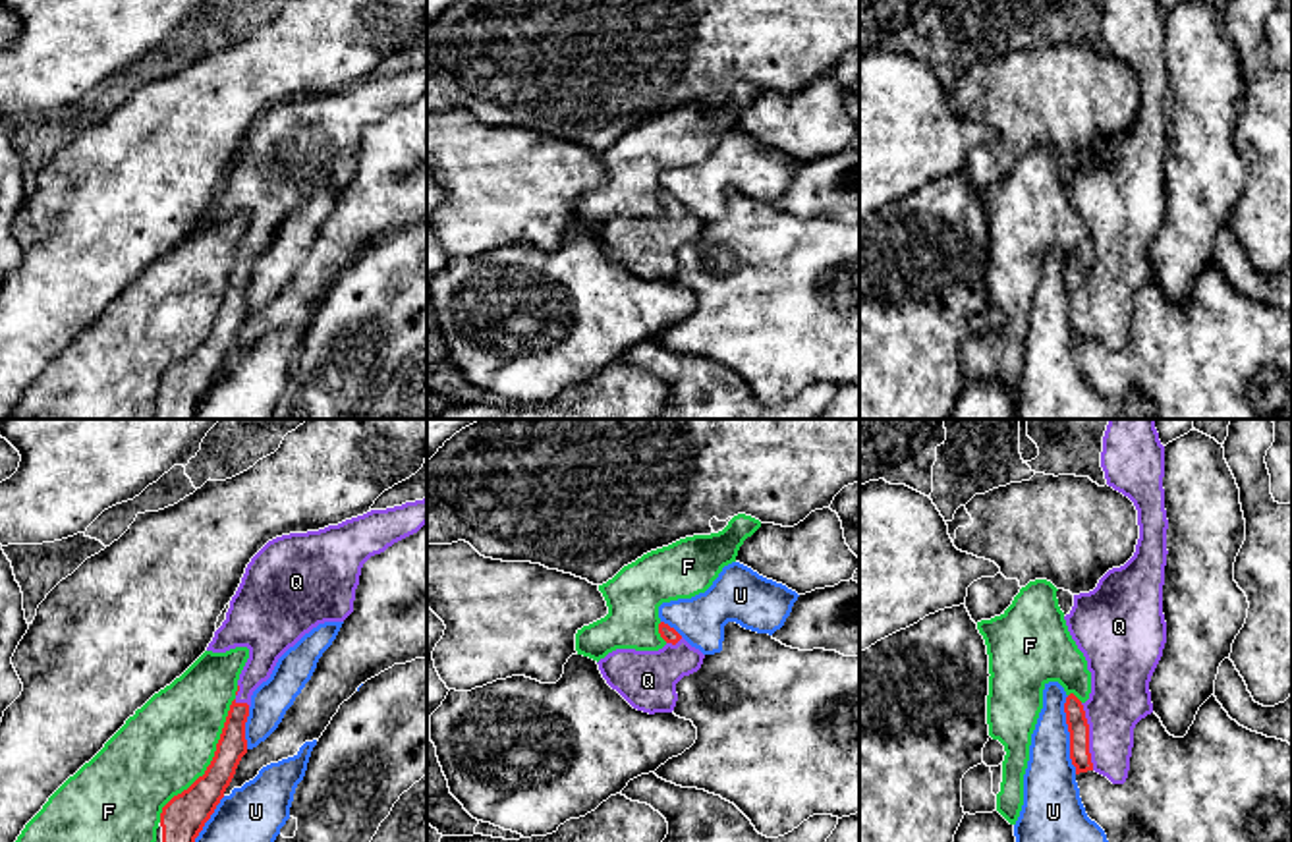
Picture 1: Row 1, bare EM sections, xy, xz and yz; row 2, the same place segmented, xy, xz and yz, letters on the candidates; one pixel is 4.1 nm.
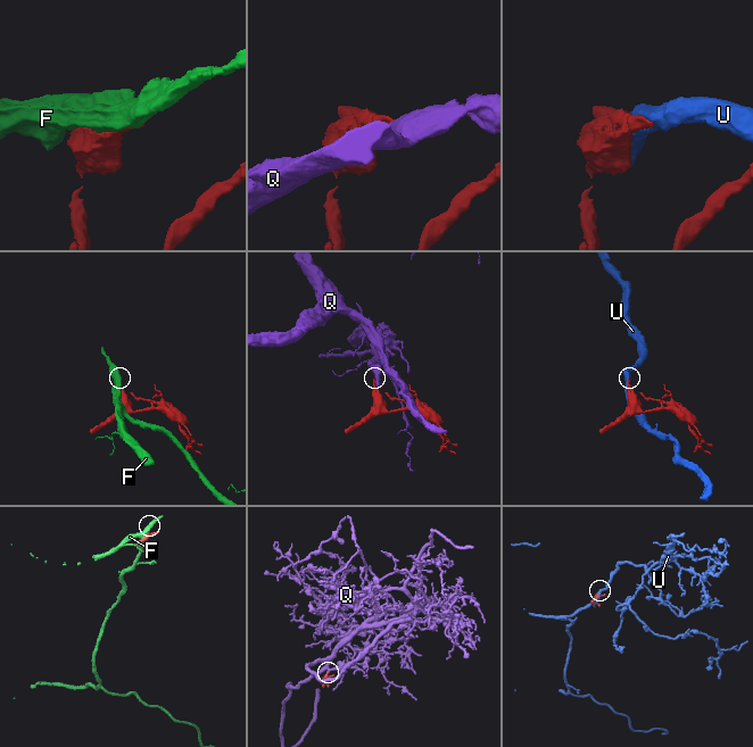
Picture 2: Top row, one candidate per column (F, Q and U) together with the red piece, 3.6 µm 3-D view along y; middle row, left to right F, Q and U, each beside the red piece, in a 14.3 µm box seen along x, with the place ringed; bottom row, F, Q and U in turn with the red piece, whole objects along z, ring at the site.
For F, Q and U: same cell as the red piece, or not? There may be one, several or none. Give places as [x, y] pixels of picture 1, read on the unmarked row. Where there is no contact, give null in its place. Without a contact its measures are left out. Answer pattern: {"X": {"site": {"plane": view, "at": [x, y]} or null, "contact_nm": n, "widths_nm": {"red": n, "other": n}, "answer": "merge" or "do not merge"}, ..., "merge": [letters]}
{"F": {"site": {"plane": "xy", "at": [211, 331]}, "contact_nm": 600, "widths_nm": {"red": 180, "other": 380}, "answer": "do not merge"}, "Q": {"site": {"plane": "yz", "at": [1088, 304]}, "contact_nm": 280, "widths_nm": {"red": 90, "other": 240}, "answer": "merge"}, "U": {"site": {"plane": "yz", "at": [1070, 302]}, "contact_nm": 340, "widths_nm": {"red": 90, "other": 220}, "answer": "do not merge"}, "merge": ["Q"]}

